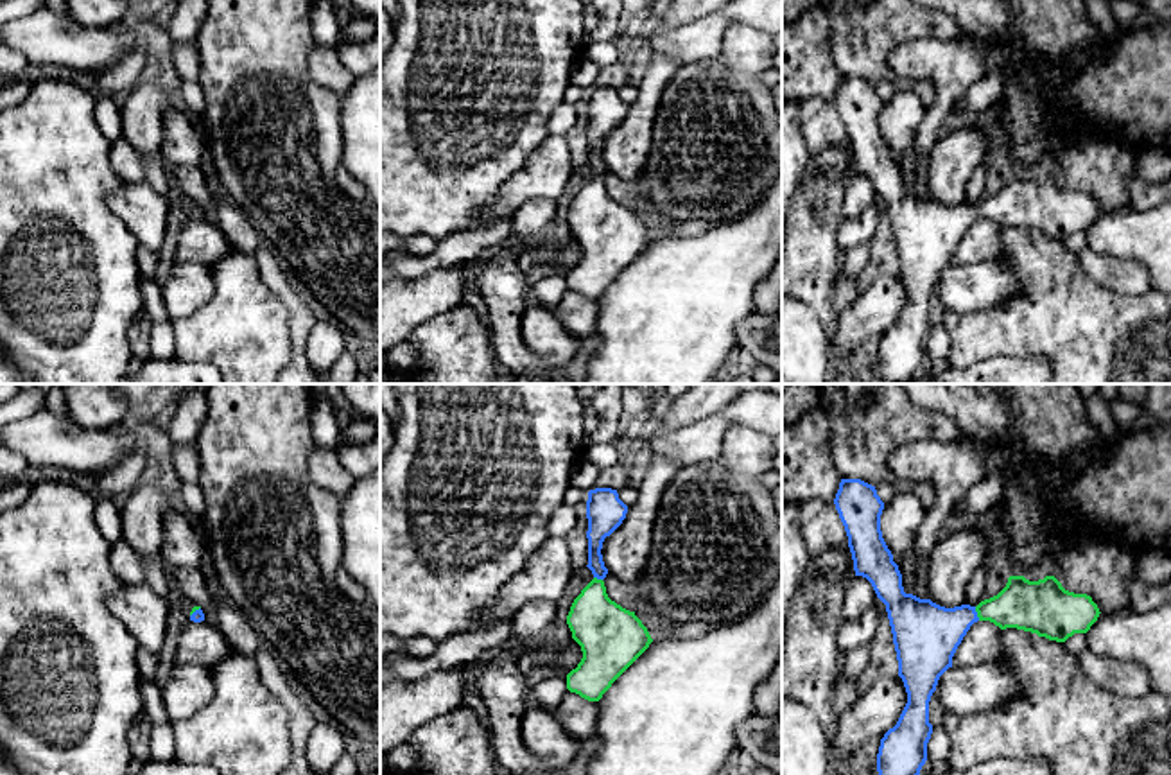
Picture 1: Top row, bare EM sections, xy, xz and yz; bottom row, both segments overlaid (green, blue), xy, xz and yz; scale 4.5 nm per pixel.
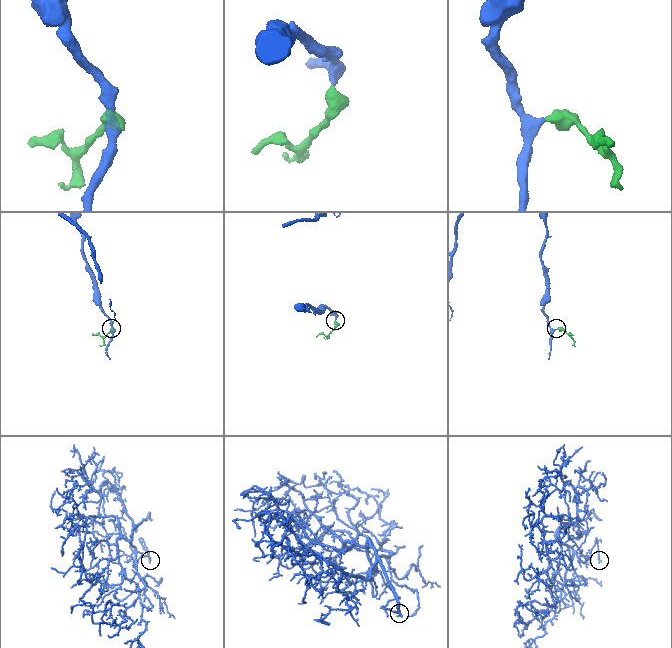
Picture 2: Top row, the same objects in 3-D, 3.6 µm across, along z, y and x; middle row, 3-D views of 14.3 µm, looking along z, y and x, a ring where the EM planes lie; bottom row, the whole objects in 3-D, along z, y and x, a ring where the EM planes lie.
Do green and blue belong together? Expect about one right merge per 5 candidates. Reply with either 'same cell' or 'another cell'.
same cell

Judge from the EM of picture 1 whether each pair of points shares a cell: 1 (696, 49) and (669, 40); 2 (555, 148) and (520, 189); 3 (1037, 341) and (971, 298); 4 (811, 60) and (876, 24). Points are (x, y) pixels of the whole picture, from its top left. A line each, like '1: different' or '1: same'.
1: same
2: same
3: different
4: different

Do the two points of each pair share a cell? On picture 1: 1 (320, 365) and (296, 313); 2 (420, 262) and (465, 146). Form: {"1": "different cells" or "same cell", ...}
{"1": "different cells", "2": "different cells"}

